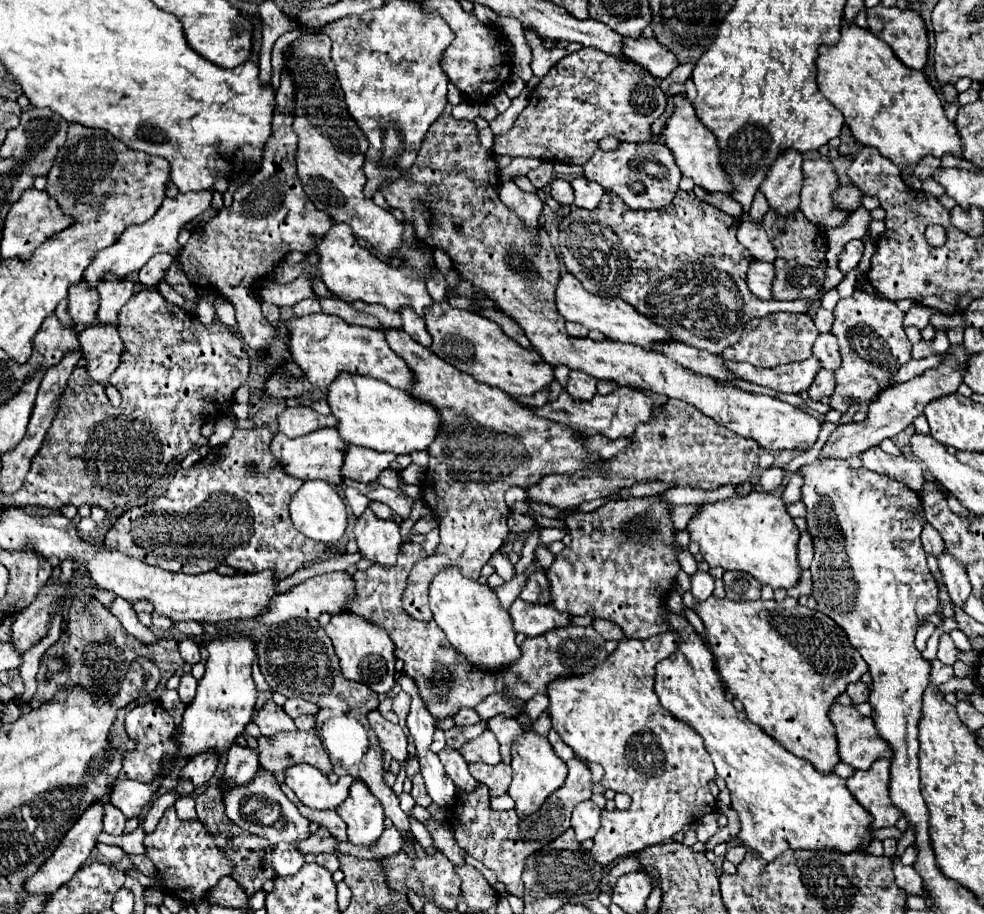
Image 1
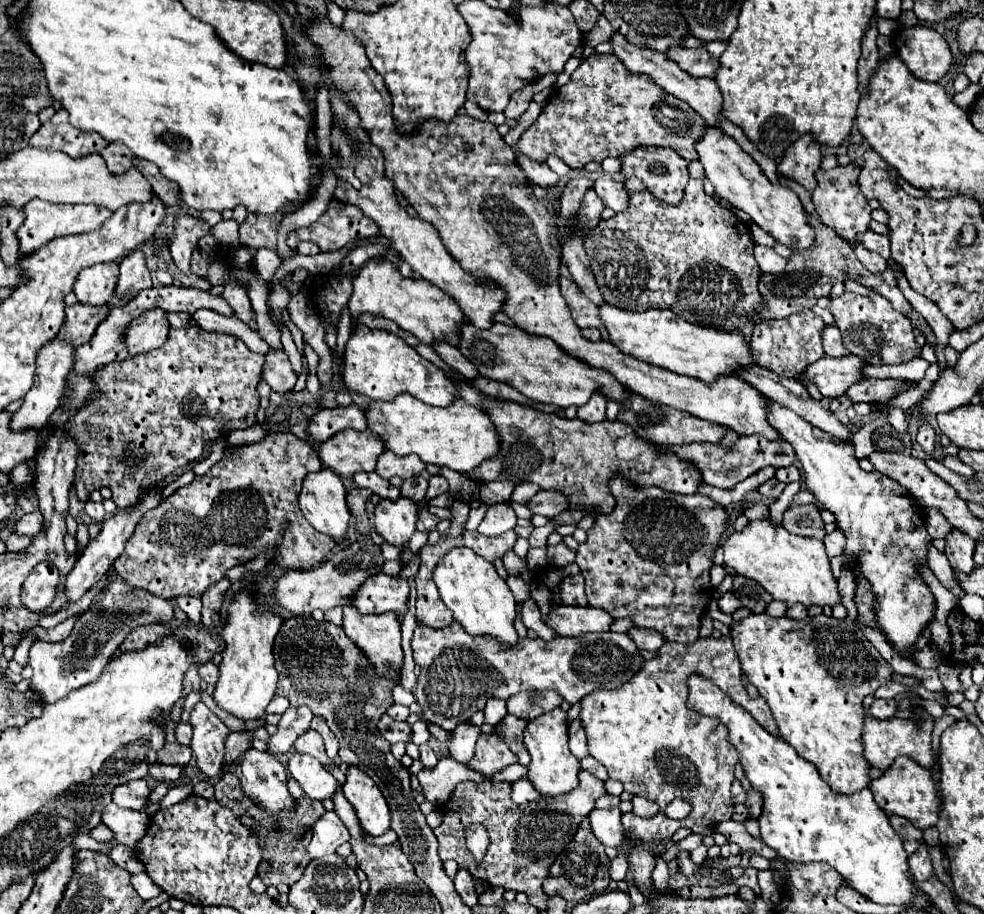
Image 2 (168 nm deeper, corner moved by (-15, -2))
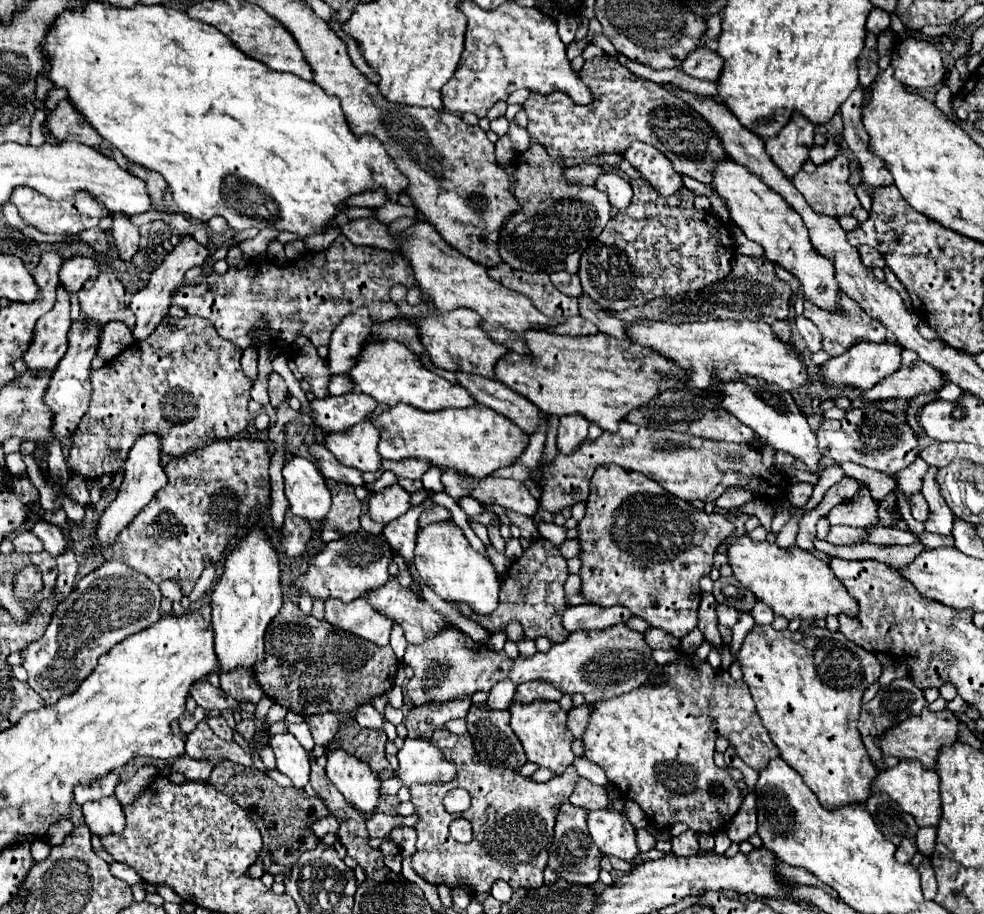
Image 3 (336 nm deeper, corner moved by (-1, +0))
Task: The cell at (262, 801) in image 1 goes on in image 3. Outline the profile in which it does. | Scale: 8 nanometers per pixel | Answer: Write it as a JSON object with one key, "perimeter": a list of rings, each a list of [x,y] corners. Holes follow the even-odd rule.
{"perimeter":[[[217,716],[217,718],[209,718],[207,720],[207,724],[211,726],[211,730],[221,738],[221,740],[233,740],[233,728],[229,728],[229,724],[221,718],[221,716]]]}

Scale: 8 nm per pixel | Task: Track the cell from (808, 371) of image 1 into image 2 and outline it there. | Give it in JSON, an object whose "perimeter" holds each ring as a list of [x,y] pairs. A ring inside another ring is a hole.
{"perimeter":[[[853,354],[841,358],[823,356],[801,374],[801,380],[813,382],[819,388],[819,392],[827,398],[839,398],[847,392],[851,384],[863,380],[865,366],[867,362]]]}

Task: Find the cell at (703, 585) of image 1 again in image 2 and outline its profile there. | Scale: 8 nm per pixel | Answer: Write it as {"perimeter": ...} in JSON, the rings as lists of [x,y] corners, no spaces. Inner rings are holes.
{"perimeter":[[[727,592],[723,598],[719,598],[719,610],[721,610],[721,612],[733,614],[733,612],[739,610],[739,608],[741,608],[741,602],[739,602],[731,592]]]}

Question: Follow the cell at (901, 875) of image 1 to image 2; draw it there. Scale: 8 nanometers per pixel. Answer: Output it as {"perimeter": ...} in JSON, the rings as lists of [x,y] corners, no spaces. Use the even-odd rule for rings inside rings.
{"perimeter":[[[921,846],[915,854],[909,856],[909,870],[915,876],[915,880],[927,880],[933,874],[933,866],[931,866],[931,856],[929,850],[925,846]]]}

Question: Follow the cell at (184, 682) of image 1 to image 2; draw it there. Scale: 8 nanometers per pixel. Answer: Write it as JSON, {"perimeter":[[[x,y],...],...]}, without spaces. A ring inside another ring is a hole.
{"perimeter":[[[199,702],[197,708],[193,710],[191,726],[193,726],[191,748],[197,766],[207,776],[219,774],[223,766],[225,738],[229,736],[229,728],[203,702]]]}

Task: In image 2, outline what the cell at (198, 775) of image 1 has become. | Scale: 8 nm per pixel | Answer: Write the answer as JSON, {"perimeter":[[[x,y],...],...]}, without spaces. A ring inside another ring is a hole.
{"perimeter":[[[233,732],[227,736],[227,742],[225,742],[225,764],[223,766],[229,766],[233,764],[239,754],[243,754],[243,750],[247,750],[251,746],[251,740],[249,740],[249,734],[247,732]]]}

